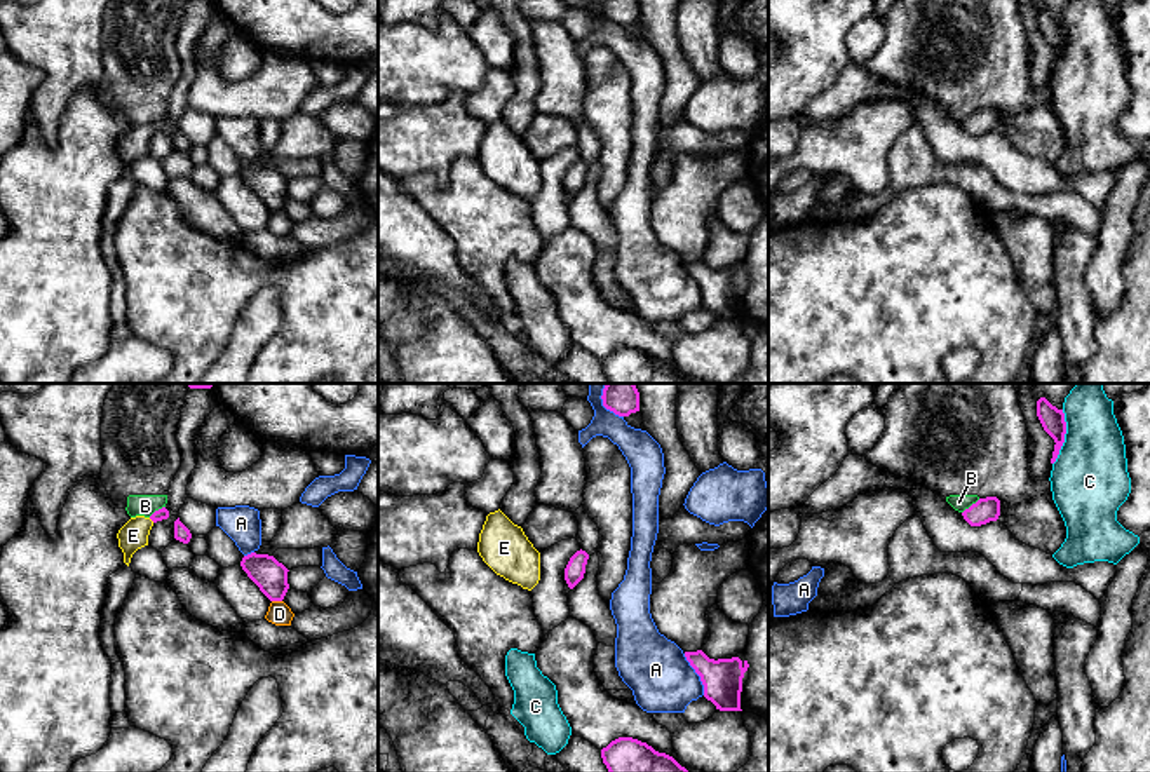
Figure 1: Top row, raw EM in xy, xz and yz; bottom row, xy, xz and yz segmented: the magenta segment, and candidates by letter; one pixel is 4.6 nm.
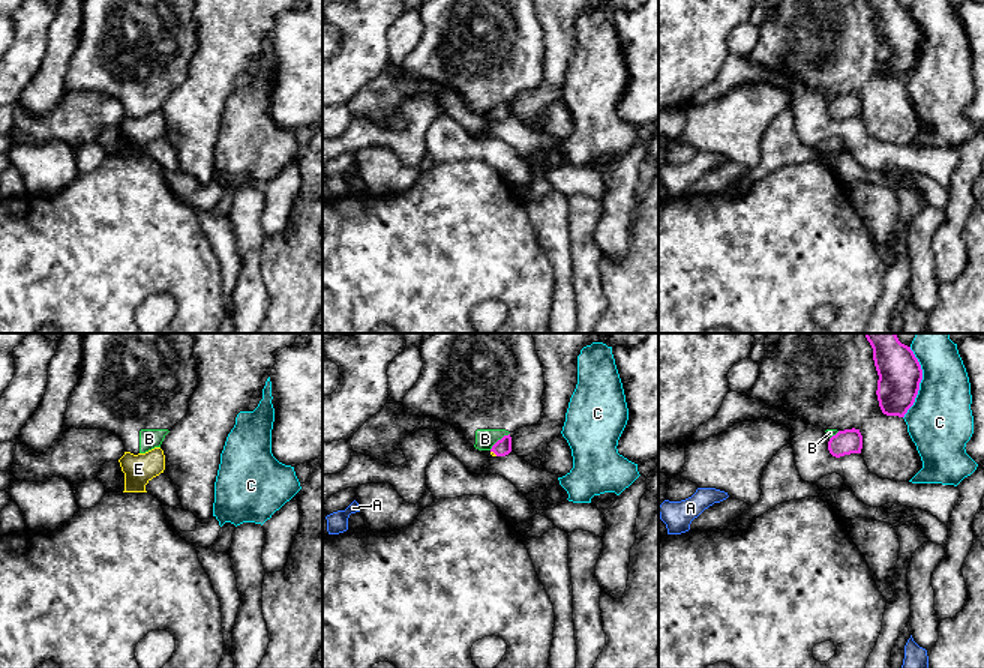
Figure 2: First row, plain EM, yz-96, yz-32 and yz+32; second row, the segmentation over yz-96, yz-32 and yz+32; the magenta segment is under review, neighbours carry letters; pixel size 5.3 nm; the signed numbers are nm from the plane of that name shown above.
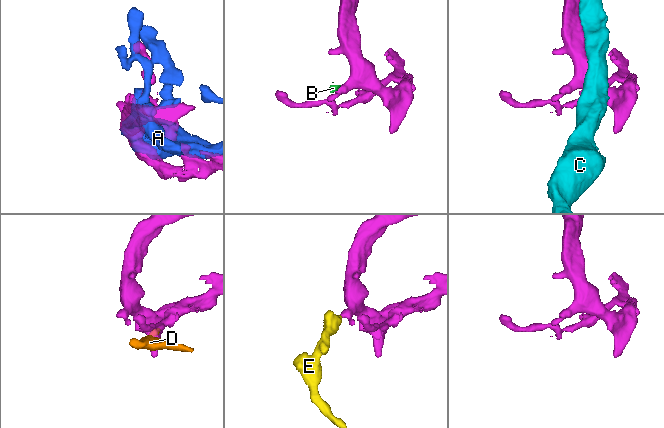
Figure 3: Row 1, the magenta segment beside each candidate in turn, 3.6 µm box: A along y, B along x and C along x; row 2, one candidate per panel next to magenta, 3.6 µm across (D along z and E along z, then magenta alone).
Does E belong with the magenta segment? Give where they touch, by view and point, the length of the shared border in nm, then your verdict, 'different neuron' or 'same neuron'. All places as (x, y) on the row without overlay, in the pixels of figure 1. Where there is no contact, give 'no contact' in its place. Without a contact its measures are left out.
xy (152, 129) | 40 nm | same neuron

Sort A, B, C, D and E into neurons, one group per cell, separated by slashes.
A / B / C / D / E

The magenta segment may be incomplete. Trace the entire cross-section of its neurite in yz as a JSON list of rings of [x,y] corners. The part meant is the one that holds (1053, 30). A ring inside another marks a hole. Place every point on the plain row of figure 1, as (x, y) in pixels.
[[[1040,7],[1037,10],[1037,26],[1044,37],[1044,40],[1054,49],[1054,61],[1051,73],[1056,71],[1059,59],[1065,52],[1065,44],[1066,44],[1066,31],[1065,31],[1065,23],[1063,19],[1058,19],[1052,16],[1045,7]]]

